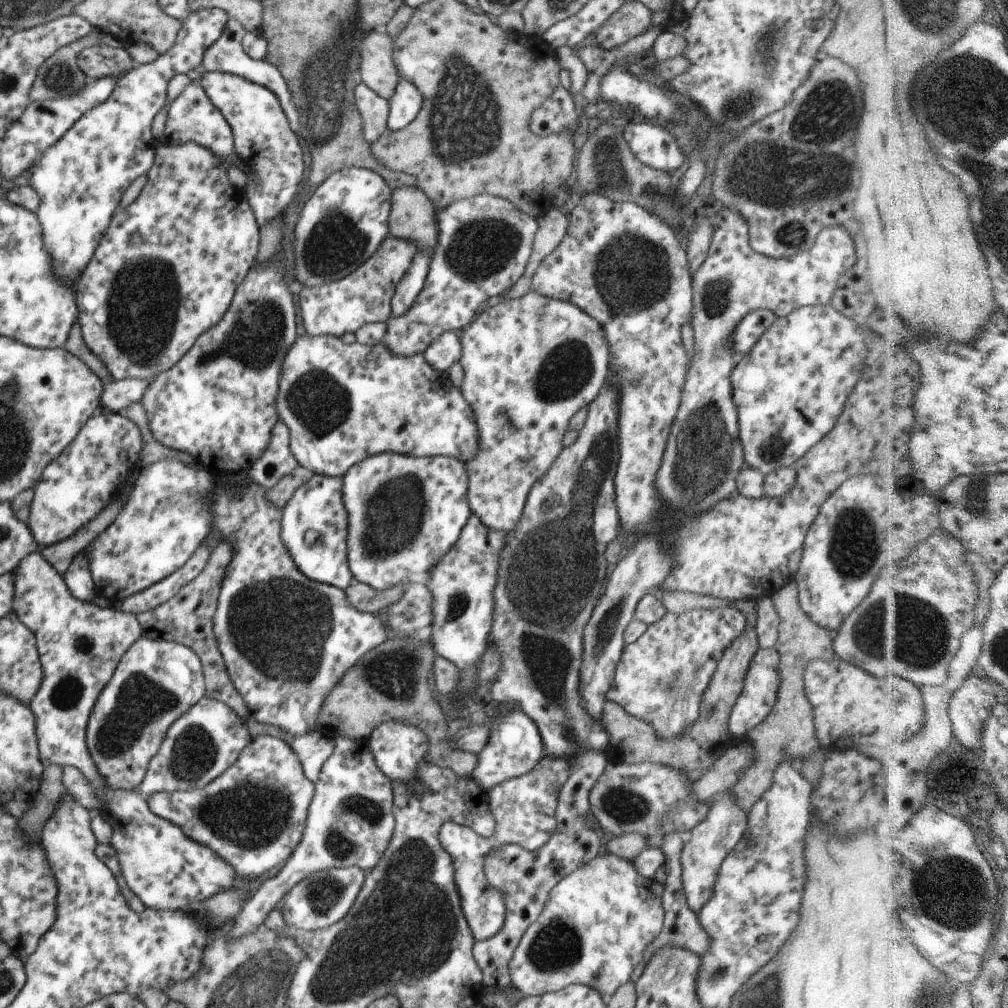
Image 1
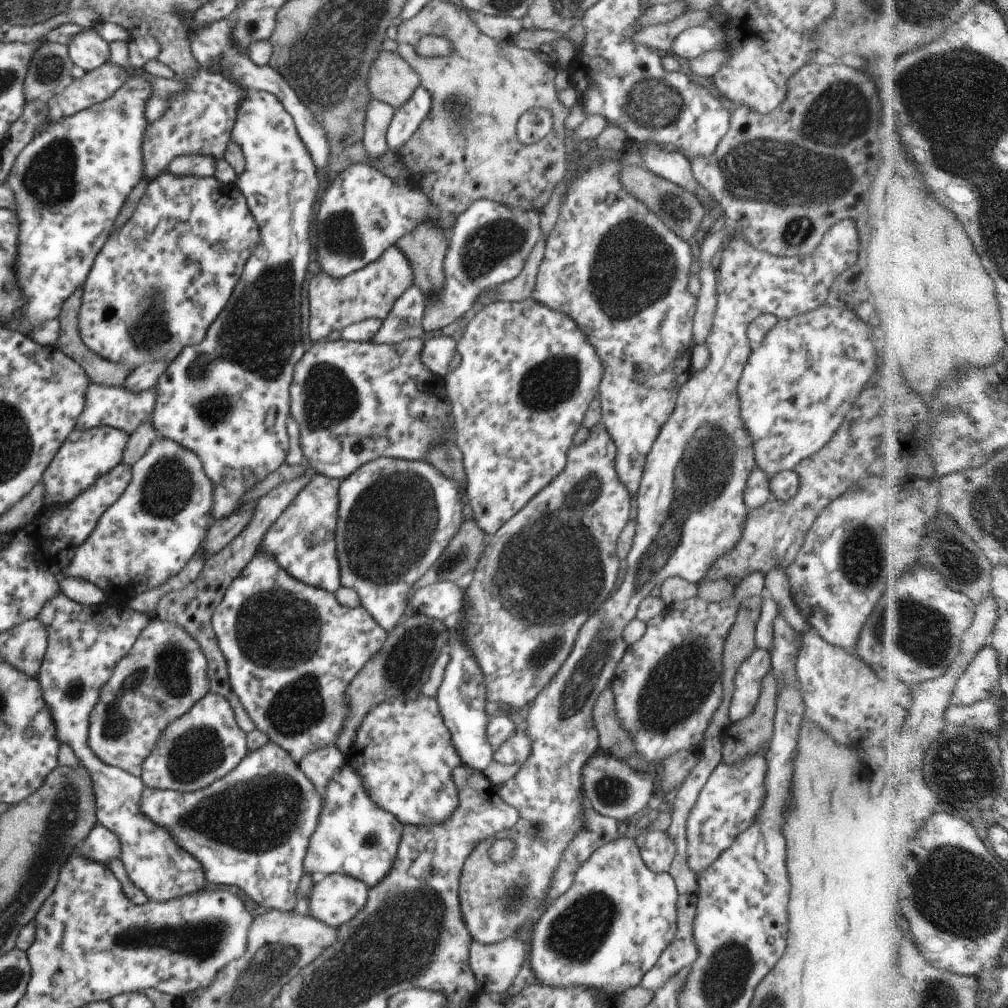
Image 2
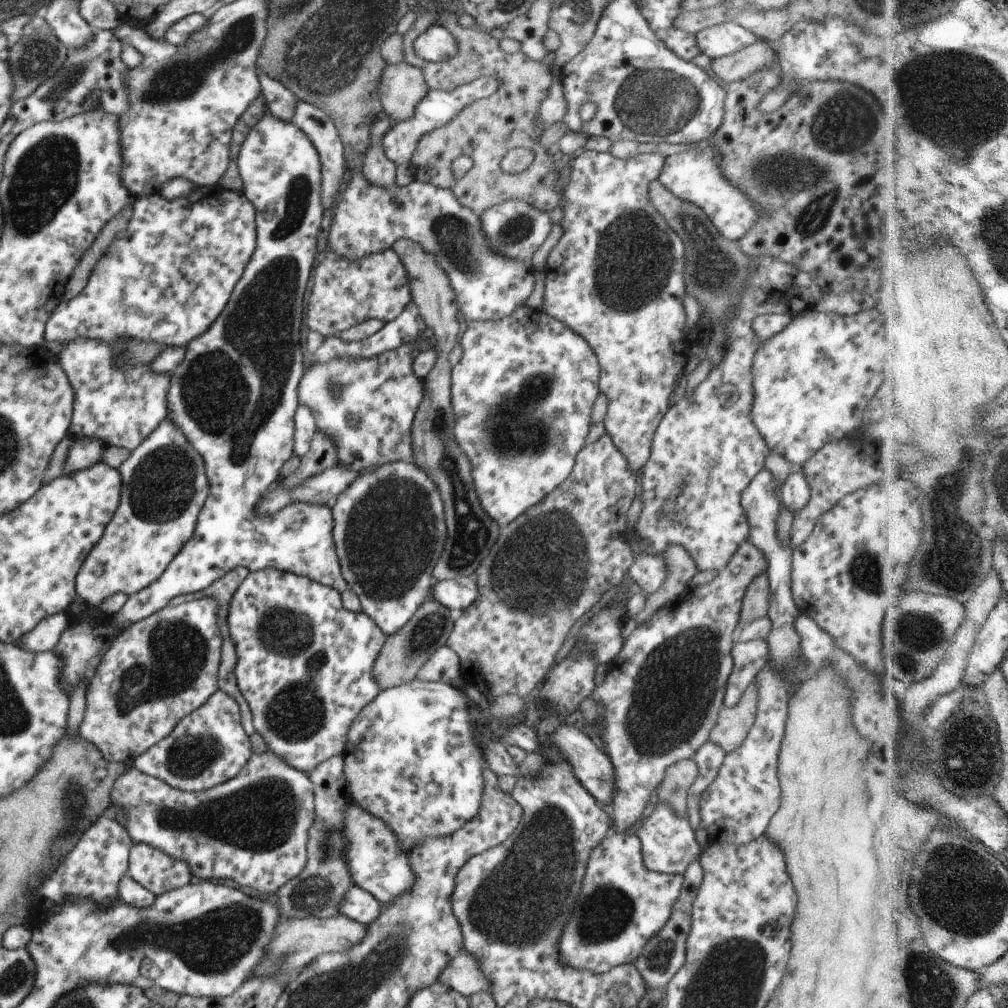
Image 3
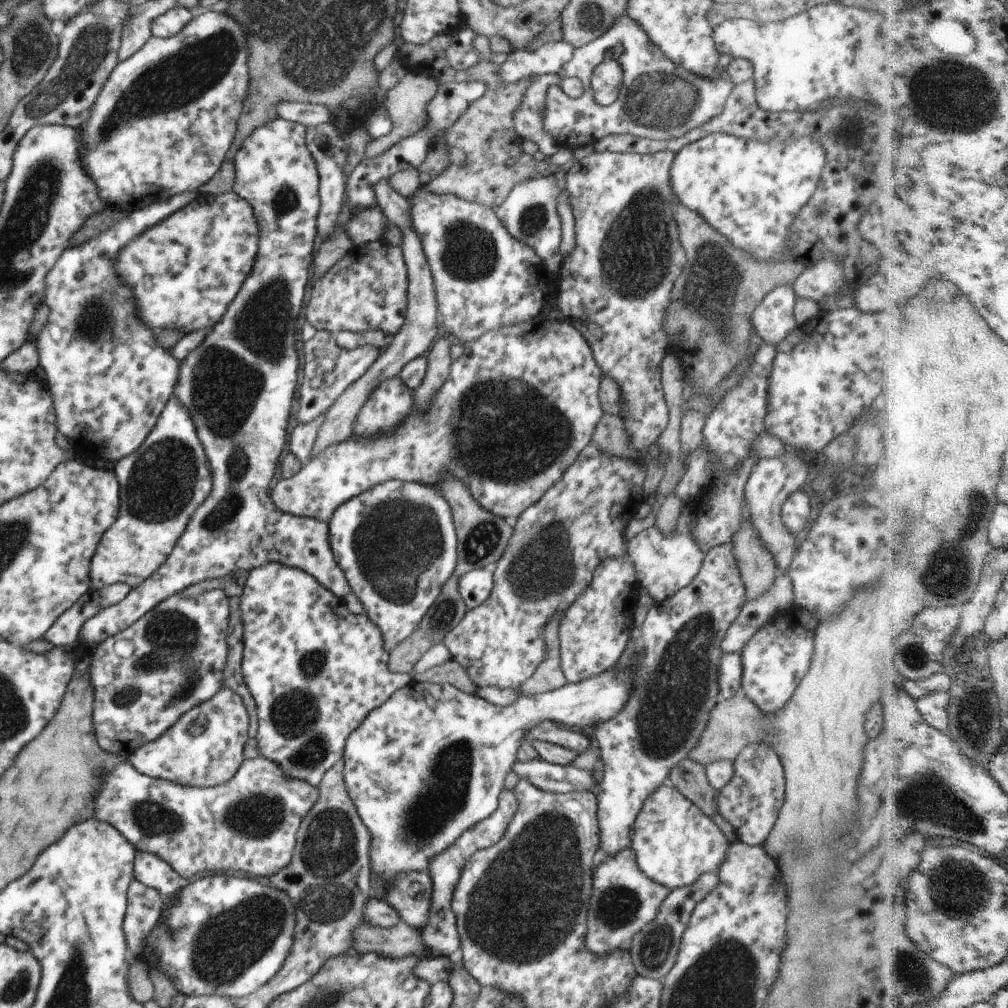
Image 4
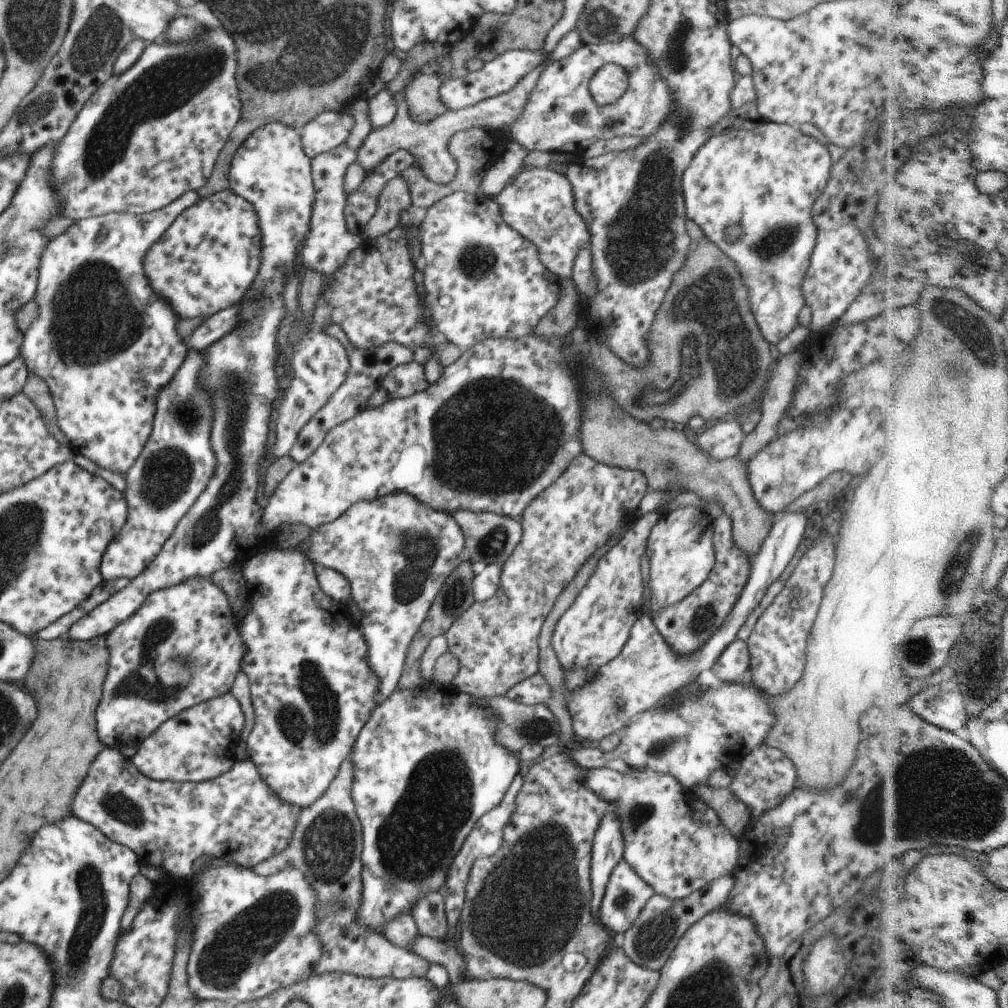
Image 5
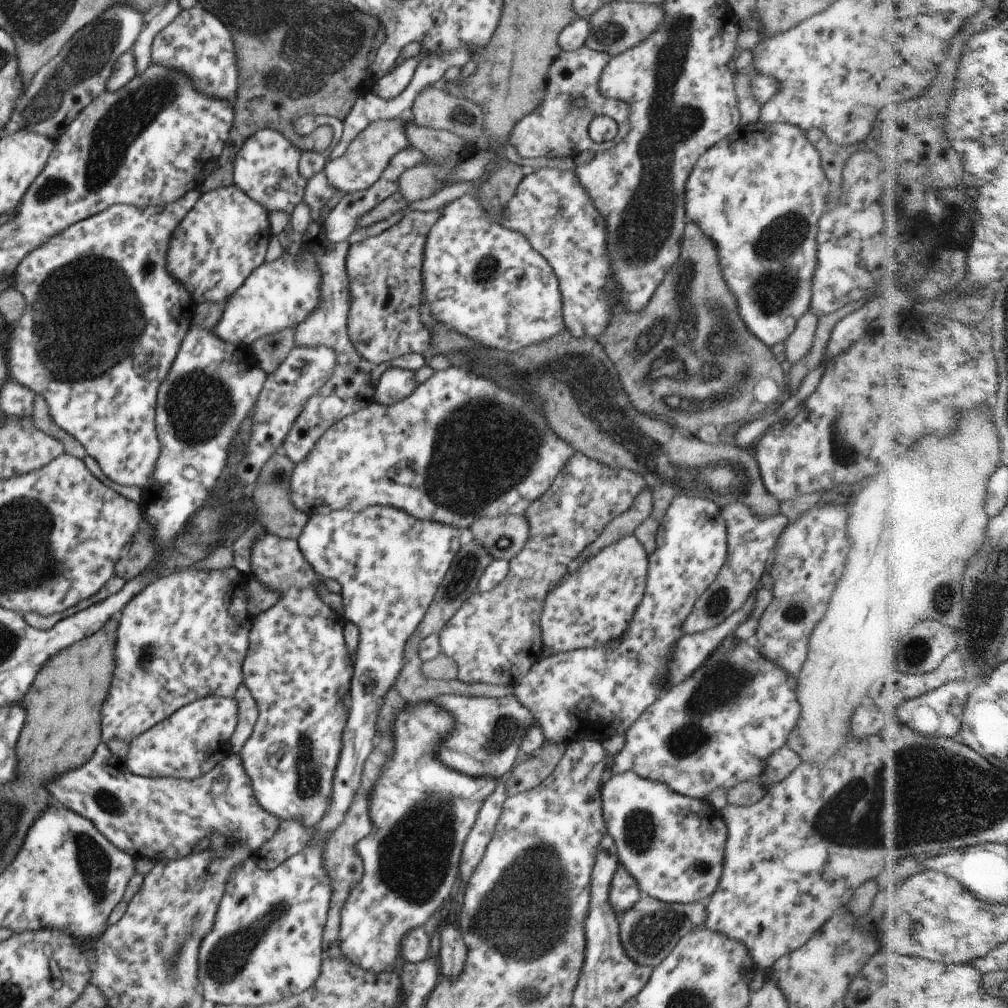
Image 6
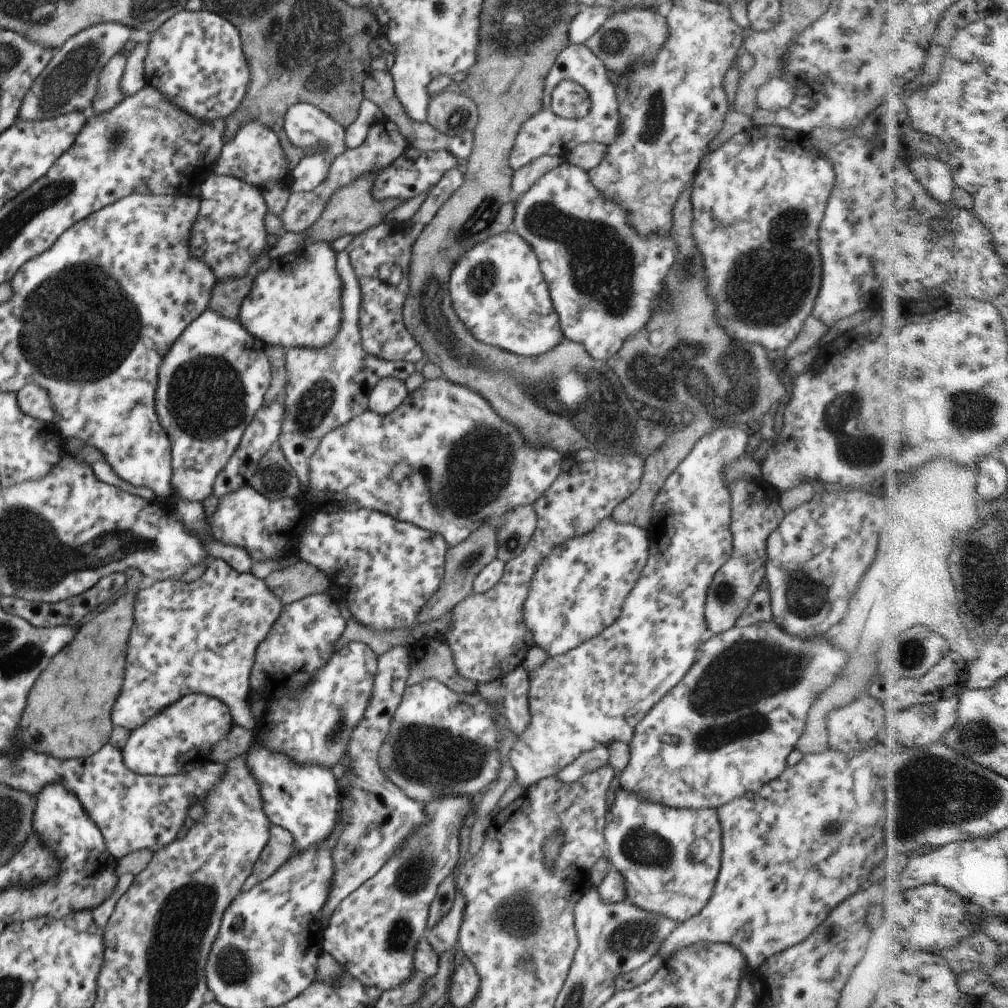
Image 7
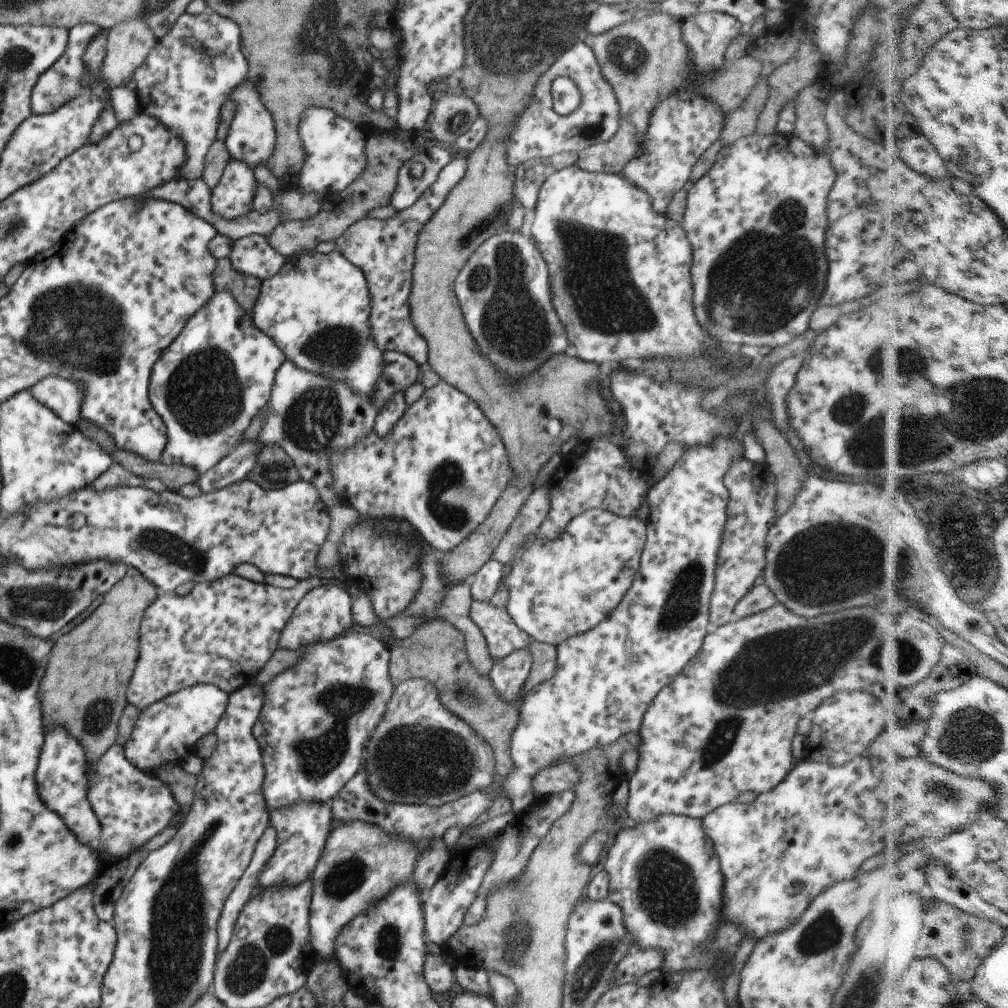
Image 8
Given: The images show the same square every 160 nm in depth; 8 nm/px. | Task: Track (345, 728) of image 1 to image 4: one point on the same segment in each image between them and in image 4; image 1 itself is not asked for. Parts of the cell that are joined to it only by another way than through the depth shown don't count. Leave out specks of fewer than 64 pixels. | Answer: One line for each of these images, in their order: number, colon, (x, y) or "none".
2: (401, 667)
3: (403, 653)
4: (448, 608)

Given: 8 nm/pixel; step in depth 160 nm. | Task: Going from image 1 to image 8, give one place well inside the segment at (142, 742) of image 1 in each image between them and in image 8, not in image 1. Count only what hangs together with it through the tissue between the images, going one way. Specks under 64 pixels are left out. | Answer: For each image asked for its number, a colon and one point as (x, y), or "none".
2: (163, 674)
3: (161, 668)
4: (143, 678)
5: (181, 647)
6: (183, 637)
7: (199, 637)
8: (221, 633)

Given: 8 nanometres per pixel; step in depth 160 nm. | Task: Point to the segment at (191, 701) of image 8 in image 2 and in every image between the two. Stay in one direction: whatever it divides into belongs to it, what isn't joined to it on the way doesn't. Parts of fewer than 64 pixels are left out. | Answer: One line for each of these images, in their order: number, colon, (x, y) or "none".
2: (202, 745)
3: (208, 746)
4: (203, 747)
5: (197, 744)
6: (188, 743)
7: (179, 738)

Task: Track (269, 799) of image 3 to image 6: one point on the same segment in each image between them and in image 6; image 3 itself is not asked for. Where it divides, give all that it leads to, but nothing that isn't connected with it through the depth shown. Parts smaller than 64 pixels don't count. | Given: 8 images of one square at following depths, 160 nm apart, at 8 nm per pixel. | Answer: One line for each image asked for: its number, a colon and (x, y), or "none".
4: (248, 824)
5: (233, 818)
6: (159, 818)

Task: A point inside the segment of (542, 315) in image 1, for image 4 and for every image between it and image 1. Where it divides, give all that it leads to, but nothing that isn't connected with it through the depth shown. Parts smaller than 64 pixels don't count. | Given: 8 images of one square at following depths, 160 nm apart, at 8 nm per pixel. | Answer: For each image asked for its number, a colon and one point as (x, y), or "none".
2: (526, 374)
3: (528, 360)
4: (518, 405)

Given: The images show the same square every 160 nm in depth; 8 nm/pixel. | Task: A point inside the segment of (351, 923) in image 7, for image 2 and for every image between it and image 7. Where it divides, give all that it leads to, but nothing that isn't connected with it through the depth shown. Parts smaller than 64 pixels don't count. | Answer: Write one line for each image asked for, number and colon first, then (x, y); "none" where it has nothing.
2: (402, 750)
3: (411, 759)
4: (428, 763)
5: (426, 767)
6: (421, 811)

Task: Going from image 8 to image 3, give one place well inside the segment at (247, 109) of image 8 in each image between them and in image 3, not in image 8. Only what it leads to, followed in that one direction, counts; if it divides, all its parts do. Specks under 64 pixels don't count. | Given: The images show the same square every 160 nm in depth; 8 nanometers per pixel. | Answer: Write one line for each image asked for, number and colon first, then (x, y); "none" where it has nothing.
3: (233, 396)
4: (237, 384)
5: (270, 171)
6: (265, 167)
7: (254, 156)

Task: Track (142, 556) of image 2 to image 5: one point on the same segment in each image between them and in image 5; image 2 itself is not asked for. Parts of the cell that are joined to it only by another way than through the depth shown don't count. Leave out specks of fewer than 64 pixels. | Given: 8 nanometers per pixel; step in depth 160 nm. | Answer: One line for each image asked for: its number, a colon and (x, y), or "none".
3: (164, 484)
4: (160, 484)
5: (177, 461)

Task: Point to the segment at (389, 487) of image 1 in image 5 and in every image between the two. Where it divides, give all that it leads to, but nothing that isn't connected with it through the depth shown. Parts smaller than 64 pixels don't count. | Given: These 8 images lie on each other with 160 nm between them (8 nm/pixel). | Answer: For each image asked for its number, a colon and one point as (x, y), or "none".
2: (394, 517)
3: (388, 529)
4: (395, 543)
5: (395, 552)

